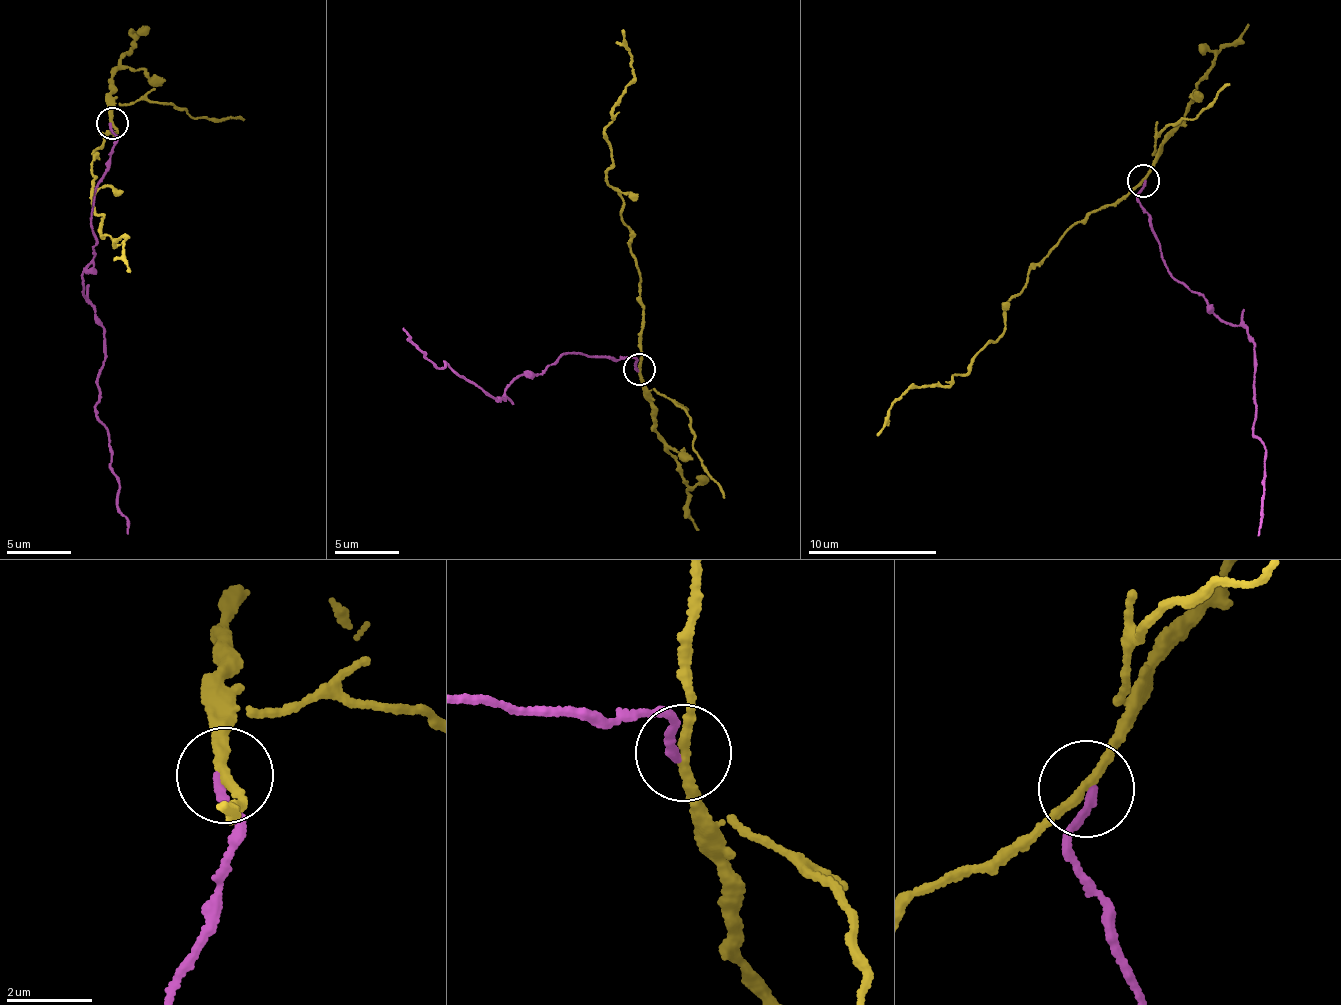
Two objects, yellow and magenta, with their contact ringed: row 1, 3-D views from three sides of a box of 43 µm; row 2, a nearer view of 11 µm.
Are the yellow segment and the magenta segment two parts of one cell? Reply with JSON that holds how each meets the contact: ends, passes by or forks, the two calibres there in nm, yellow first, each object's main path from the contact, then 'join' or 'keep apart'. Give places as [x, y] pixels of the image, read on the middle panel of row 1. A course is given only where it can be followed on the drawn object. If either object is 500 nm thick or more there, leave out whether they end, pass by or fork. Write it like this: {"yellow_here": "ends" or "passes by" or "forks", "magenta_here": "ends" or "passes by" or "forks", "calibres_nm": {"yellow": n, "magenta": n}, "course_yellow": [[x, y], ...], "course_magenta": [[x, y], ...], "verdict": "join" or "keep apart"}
{"yellow_here": "passes by", "magenta_here": "ends", "calibres_nm": {"yellow": 190, "magenta": 180}, "course_yellow": [[639, 370], [641, 280], [618, 193], [605, 184], [612, 161], [602, 139], [632, 76], [623, 29]], "course_magenta": [[639, 370], [632, 356], [573, 352], [518, 377], [497, 399], [443, 362], [439, 368], [422, 355], [403, 327]], "verdict": "keep apart"}

